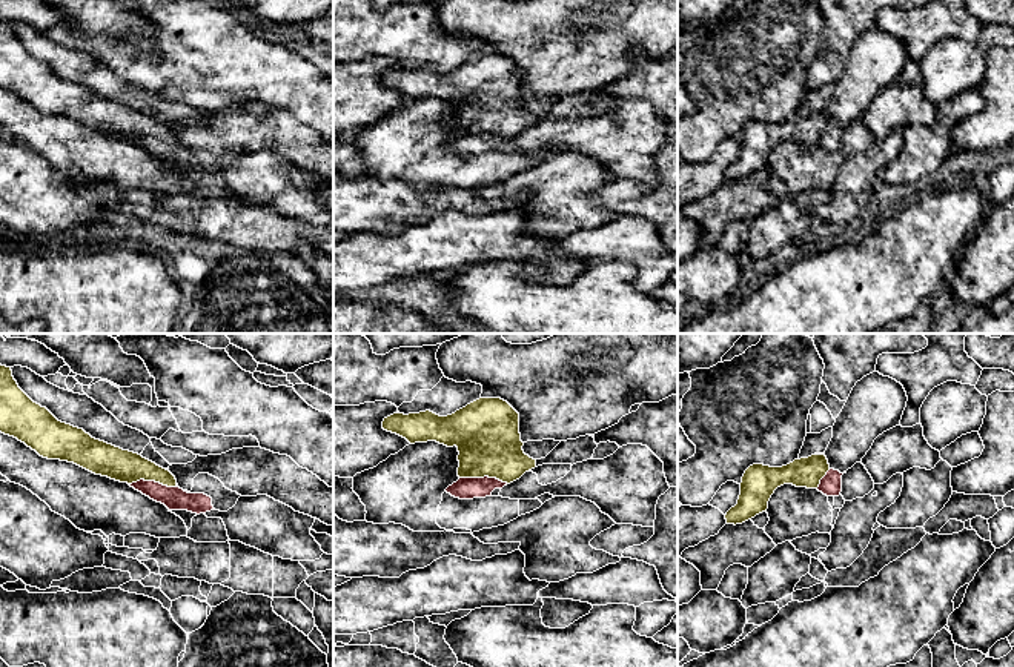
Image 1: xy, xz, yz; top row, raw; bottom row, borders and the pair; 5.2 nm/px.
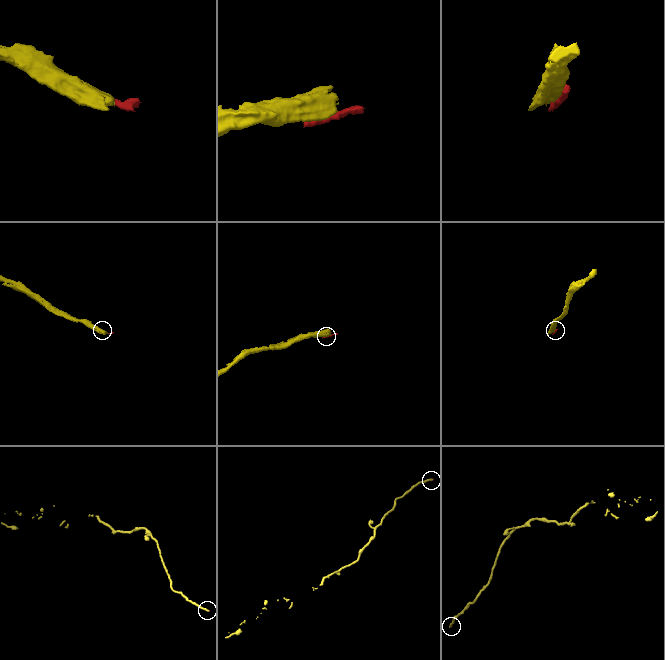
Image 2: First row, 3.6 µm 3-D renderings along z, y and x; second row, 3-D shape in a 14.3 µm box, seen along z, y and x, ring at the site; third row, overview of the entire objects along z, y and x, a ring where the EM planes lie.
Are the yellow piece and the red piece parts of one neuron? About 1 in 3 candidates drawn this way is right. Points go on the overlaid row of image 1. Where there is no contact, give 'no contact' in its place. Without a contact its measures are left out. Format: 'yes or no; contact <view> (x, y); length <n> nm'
no; contact xz (484, 475); length 260 nm

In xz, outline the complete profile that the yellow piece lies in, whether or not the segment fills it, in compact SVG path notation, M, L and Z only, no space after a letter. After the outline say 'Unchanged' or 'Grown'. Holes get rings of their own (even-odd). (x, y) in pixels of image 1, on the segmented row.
M479 398L452 415L439 416L430 410L393 413L383 421L383 429L406 438L410 444L436 441L458 447L459 478L496 478L513 483L536 467L536 460L524 453L519 433L519 413L501 398Z. Unchanged

